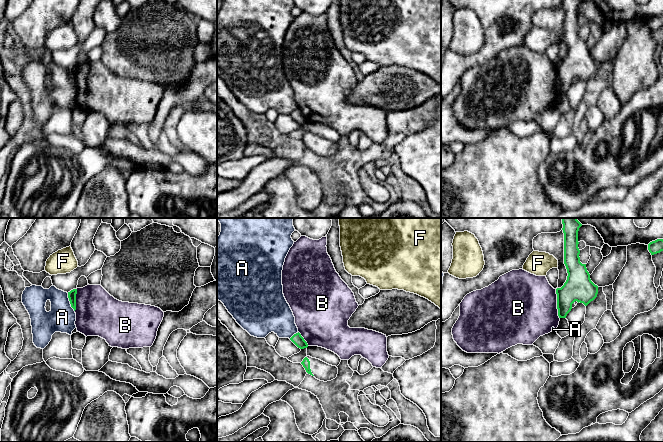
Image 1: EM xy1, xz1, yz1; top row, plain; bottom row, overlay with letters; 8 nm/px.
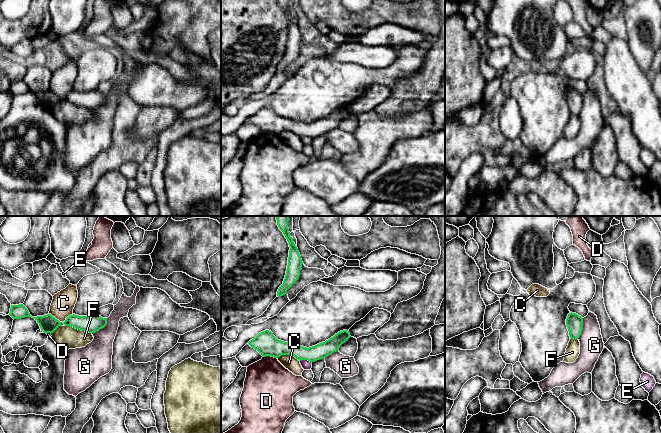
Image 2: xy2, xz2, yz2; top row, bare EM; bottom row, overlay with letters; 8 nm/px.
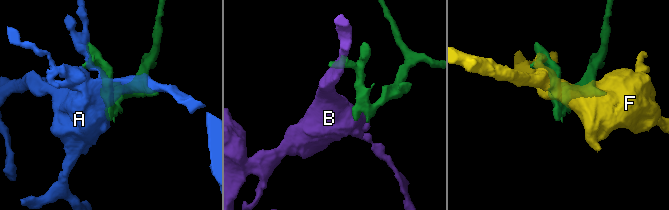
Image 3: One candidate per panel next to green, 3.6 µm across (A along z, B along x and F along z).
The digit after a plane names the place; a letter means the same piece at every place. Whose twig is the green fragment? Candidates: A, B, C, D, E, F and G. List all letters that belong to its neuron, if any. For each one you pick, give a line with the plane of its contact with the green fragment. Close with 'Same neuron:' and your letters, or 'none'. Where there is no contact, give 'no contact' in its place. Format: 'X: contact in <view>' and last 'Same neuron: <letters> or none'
Same neuron: none

